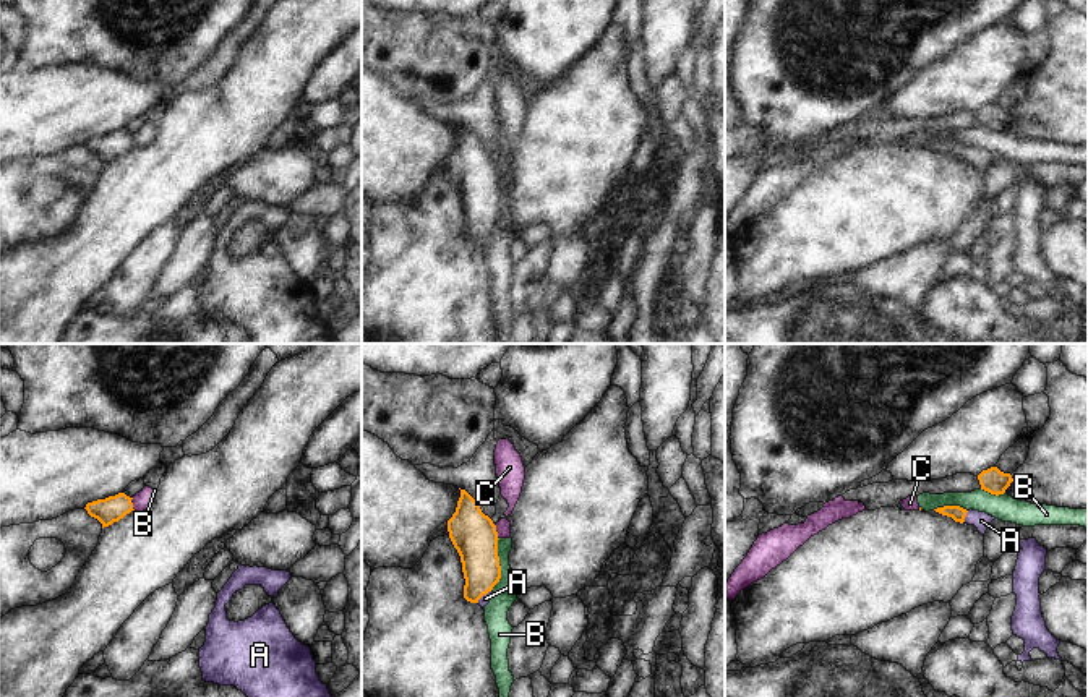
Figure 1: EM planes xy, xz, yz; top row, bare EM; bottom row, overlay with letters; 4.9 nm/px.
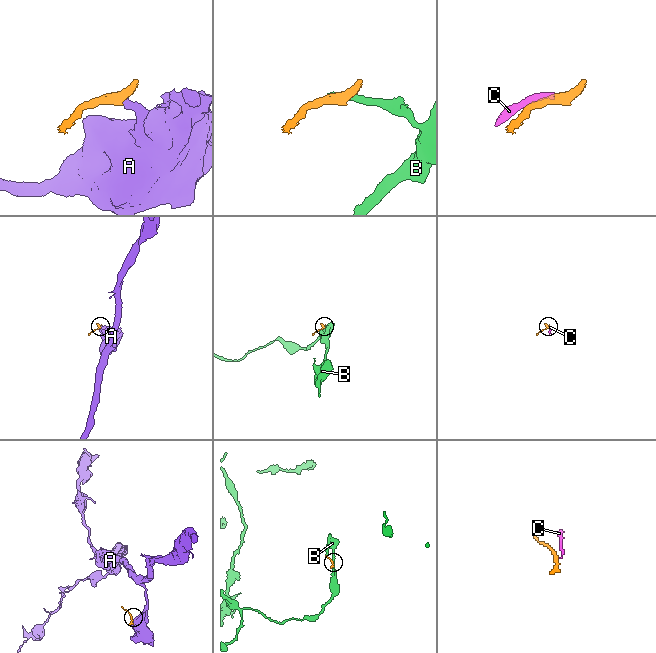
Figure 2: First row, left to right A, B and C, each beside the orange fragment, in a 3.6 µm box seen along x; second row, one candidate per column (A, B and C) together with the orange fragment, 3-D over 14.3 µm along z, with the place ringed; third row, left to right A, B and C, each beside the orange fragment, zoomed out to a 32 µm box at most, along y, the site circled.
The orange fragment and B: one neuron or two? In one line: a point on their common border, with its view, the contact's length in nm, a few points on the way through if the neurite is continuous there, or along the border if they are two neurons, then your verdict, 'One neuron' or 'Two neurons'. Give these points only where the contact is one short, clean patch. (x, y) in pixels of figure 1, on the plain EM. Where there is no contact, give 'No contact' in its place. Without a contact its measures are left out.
Touches orange at xz (498, 201). Shared border 260 nm. Boundary: xz (500, 175), (500, 218), (490, 227). Two neurons

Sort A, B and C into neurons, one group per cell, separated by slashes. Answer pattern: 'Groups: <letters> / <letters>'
Groups: A / B C

